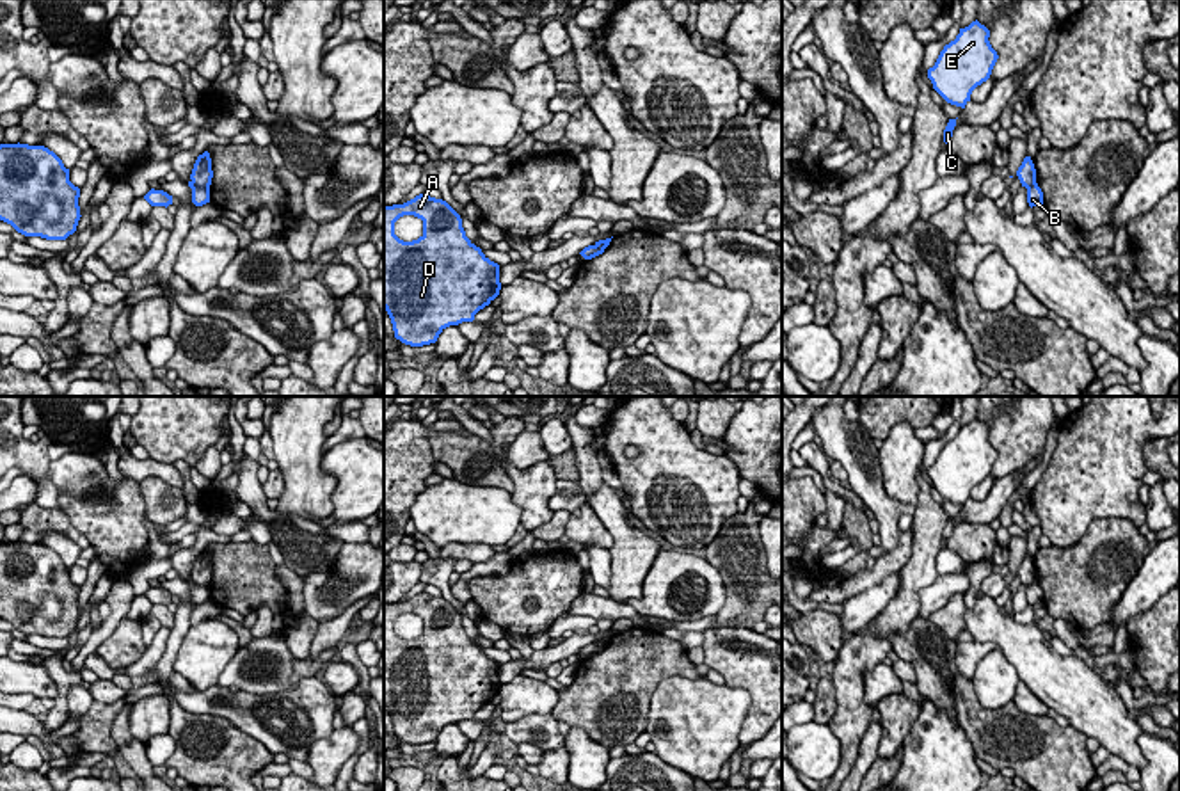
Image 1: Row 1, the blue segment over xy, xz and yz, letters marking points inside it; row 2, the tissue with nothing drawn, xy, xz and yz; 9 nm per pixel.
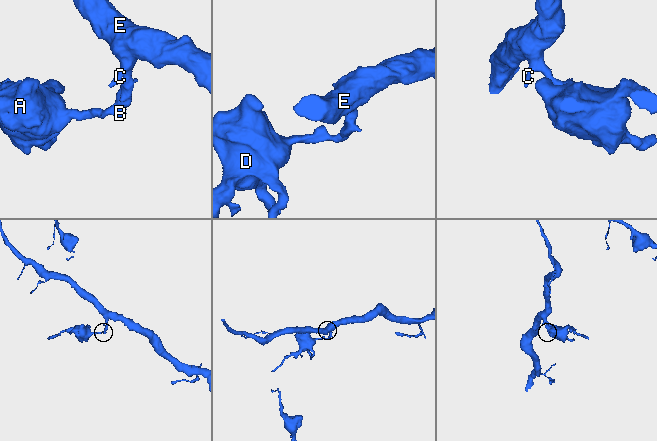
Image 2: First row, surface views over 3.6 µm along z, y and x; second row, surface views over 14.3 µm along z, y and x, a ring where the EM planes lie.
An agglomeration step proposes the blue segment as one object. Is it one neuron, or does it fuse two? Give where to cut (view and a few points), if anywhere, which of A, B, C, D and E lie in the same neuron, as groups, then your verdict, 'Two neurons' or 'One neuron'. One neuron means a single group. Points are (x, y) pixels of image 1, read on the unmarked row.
Split along xy (191, 580), (208, 587). Groups: A B D / C E. Two neurons

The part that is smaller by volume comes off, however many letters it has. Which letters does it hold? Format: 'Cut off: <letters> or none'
Cut off: A, B, D

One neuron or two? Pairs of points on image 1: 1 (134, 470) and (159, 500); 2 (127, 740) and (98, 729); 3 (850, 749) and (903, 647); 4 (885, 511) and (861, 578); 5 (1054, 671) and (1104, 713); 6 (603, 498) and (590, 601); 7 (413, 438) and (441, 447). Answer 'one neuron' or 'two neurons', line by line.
1: two neurons
2: two neurons
3: two neurons
4: two neurons
5: one neuron
6: two neurons
7: two neurons

